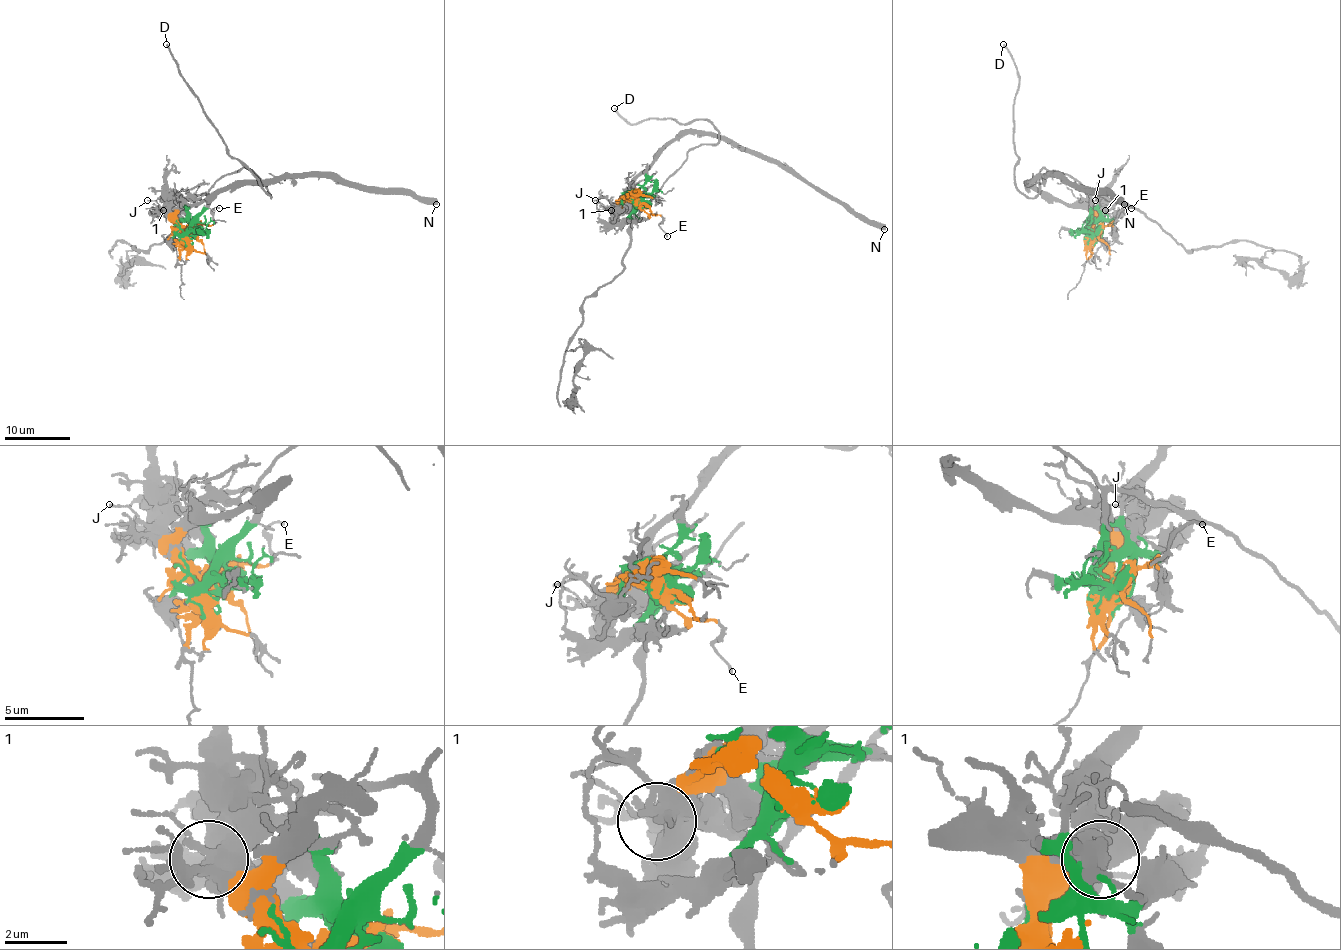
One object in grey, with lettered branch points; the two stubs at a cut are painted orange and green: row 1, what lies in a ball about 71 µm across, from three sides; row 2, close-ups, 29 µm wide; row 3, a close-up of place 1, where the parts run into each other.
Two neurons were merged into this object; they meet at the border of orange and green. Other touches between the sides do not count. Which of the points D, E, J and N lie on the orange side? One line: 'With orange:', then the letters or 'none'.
With orange: E, N

